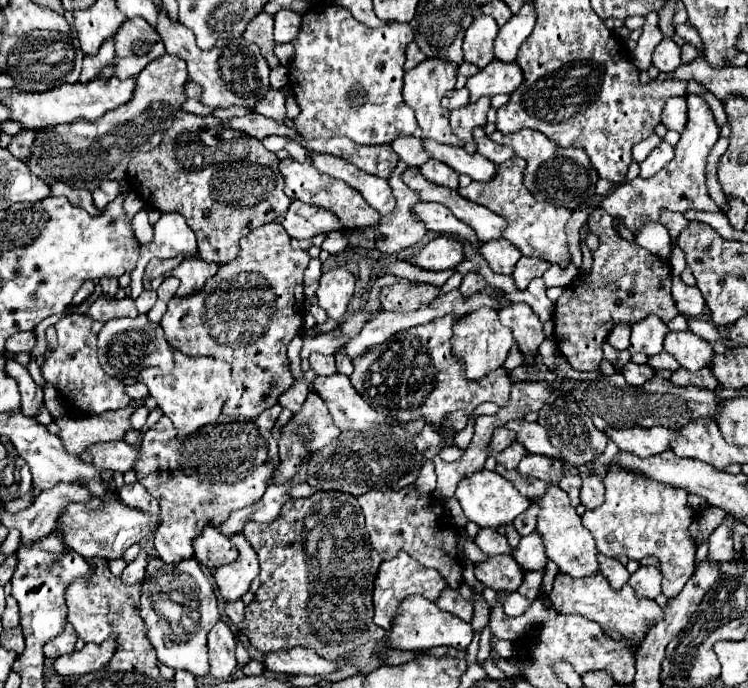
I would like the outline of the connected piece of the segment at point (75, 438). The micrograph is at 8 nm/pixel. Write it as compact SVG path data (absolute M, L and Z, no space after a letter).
M123 407L115 411L105 411L101 415L79 415L67 413L55 423L61 427L59 439L65 443L69 453L83 453L89 443L123 439L125 431L131 429L129 417L133 409Z

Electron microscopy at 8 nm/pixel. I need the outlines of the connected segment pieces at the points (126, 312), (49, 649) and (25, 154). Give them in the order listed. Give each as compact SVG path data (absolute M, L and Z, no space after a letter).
M97 297L93 301L93 305L85 311L87 317L91 317L93 321L109 321L109 319L117 319L117 317L137 317L137 309L135 309L135 301L133 299L111 299L111 297Z
M67 623L65 625L65 631L61 635L57 635L55 639L51 639L43 651L45 651L45 657L47 659L57 659L61 655L67 655L67 653L73 653L75 651L75 641L77 641L77 635L73 631L73 627Z
M31 129L21 131L19 135L13 137L13 141L11 141L11 145L9 145L11 155L17 157L19 161L29 159L29 157L31 157L31 145L33 145L33 141L35 141L35 131L31 131Z

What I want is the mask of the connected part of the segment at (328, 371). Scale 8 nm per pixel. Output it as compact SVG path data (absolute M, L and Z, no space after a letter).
M311 355L309 365L317 375L333 375L333 373L337 373L335 357L331 357L331 355Z

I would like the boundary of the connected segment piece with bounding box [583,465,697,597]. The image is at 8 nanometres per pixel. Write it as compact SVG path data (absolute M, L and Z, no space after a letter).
M613 465L603 479L605 501L601 507L583 513L583 527L591 531L597 541L597 551L607 557L625 555L627 559L657 557L661 563L662 594L665 597L679 595L681 587L695 571L695 543L689 539L687 529L695 517L695 511L687 507L687 495L679 487L657 483L641 473Z

